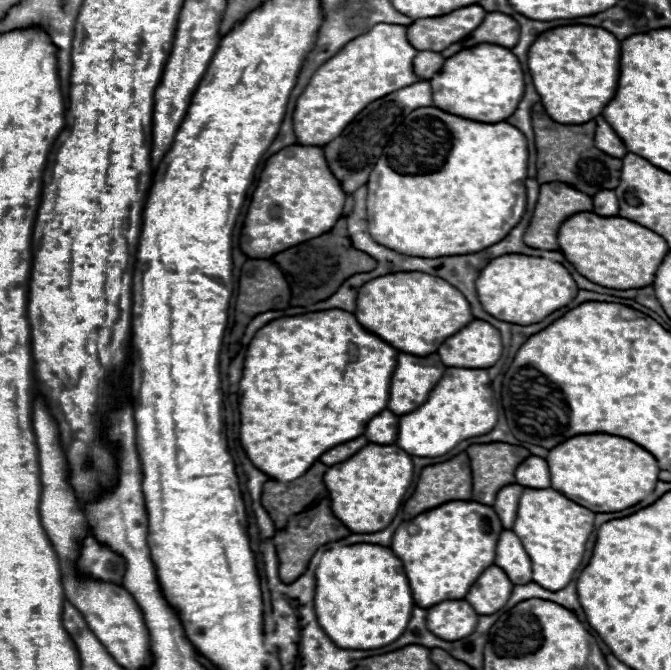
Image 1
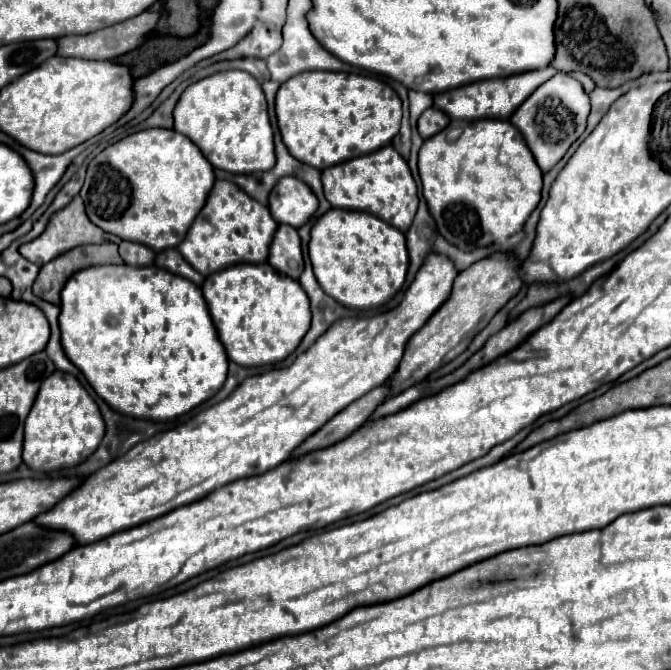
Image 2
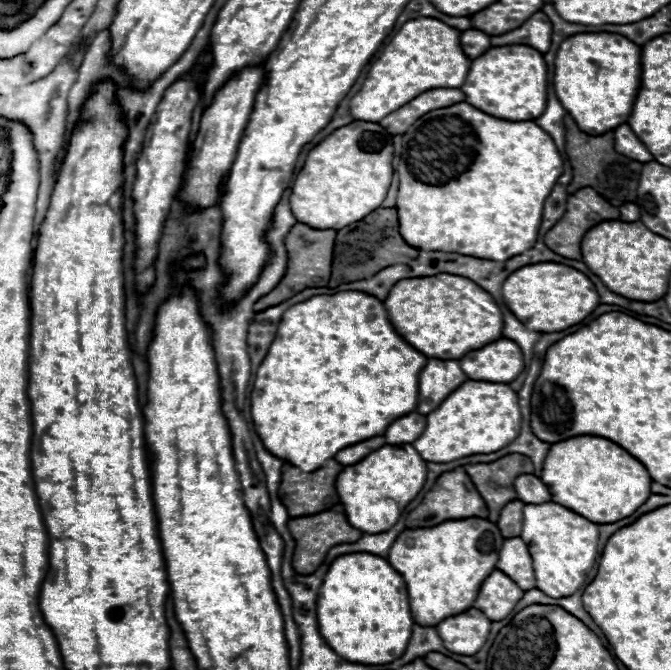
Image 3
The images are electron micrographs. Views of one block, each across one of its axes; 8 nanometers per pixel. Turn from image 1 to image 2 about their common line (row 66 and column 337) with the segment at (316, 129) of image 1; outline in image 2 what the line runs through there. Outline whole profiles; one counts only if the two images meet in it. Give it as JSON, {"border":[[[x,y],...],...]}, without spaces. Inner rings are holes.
{"border":[[[428,252],[426,260],[418,270],[420,272],[416,272],[414,282],[406,288],[404,298],[396,308],[380,312],[376,316],[336,320],[290,366],[246,378],[226,400],[198,412],[196,416],[168,432],[160,432],[136,444],[124,456],[90,474],[80,488],[68,494],[52,510],[38,516],[34,522],[48,524],[48,528],[64,528],[72,532],[72,536],[76,536],[80,544],[90,544],[116,532],[134,528],[142,522],[164,516],[178,506],[202,500],[204,496],[224,484],[230,484],[232,480],[264,474],[276,468],[276,464],[282,464],[286,458],[290,458],[292,452],[306,438],[318,432],[332,416],[336,416],[340,410],[344,410],[348,404],[352,404],[372,388],[384,384],[388,376],[394,374],[394,370],[398,368],[412,334],[418,332],[426,324],[426,320],[448,300],[454,278],[458,276],[454,262],[444,254]]]}

